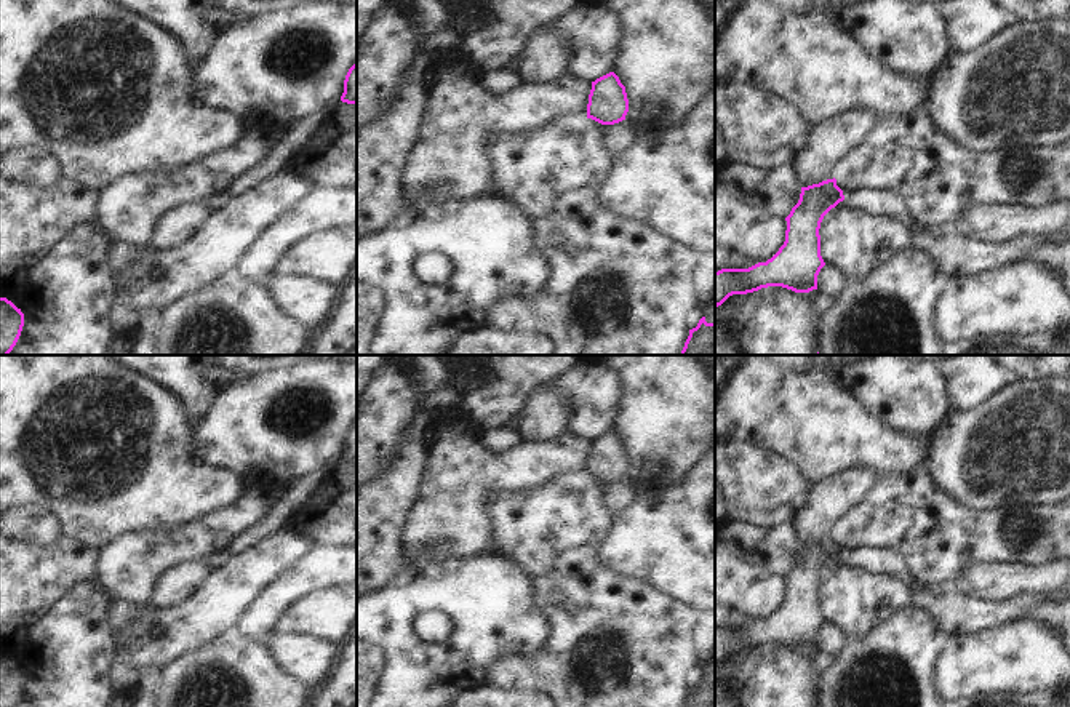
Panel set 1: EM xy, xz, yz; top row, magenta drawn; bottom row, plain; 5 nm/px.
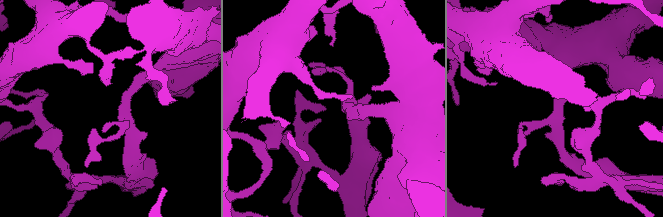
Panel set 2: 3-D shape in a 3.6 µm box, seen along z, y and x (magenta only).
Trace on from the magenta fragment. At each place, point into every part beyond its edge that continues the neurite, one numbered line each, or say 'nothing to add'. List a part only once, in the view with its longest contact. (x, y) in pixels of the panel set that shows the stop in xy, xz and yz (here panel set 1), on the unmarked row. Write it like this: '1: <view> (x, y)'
1: yz (878, 560).

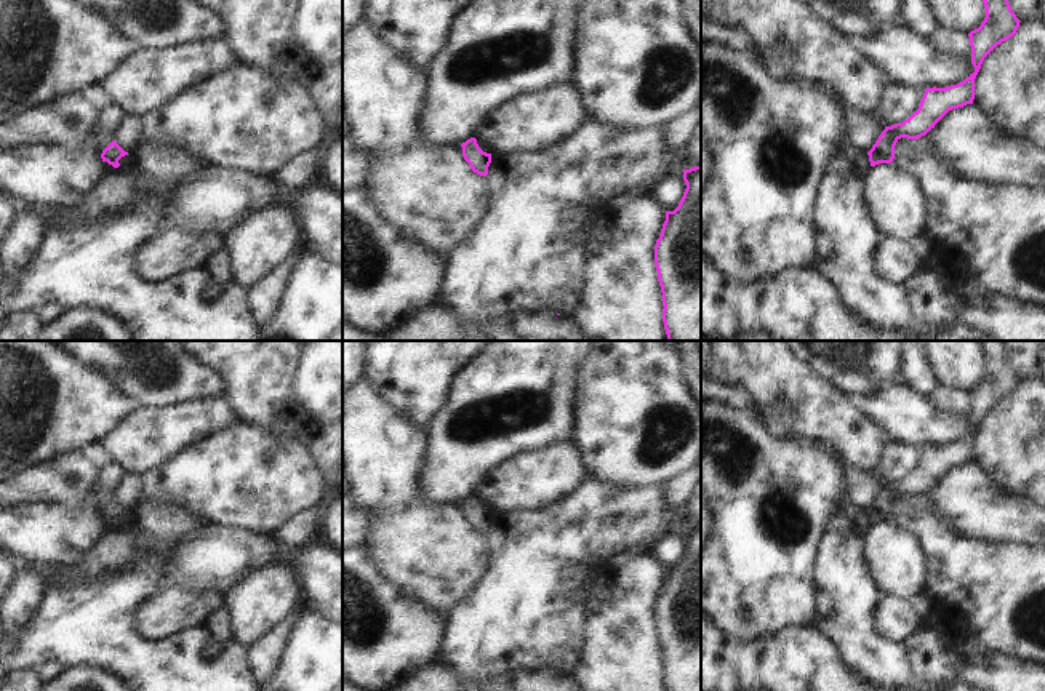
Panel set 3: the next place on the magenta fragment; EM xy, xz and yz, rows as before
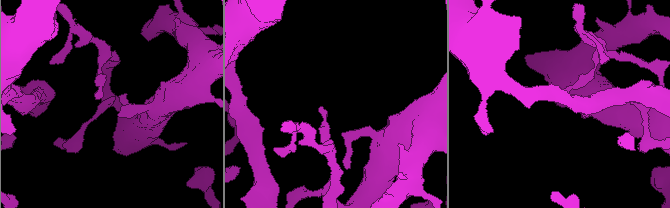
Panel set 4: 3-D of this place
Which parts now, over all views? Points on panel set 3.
nothing to add.

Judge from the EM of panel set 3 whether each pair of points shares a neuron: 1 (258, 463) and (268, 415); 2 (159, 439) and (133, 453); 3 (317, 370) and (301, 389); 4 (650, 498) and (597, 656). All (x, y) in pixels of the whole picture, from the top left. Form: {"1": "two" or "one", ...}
{"1": "two", "2": "one", "3": "one", "4": "two"}

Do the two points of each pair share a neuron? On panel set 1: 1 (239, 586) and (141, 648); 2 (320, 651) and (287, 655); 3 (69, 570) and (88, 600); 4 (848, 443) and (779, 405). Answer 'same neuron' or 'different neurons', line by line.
1: same neuron
2: same neuron
3: different neurons
4: same neuron

